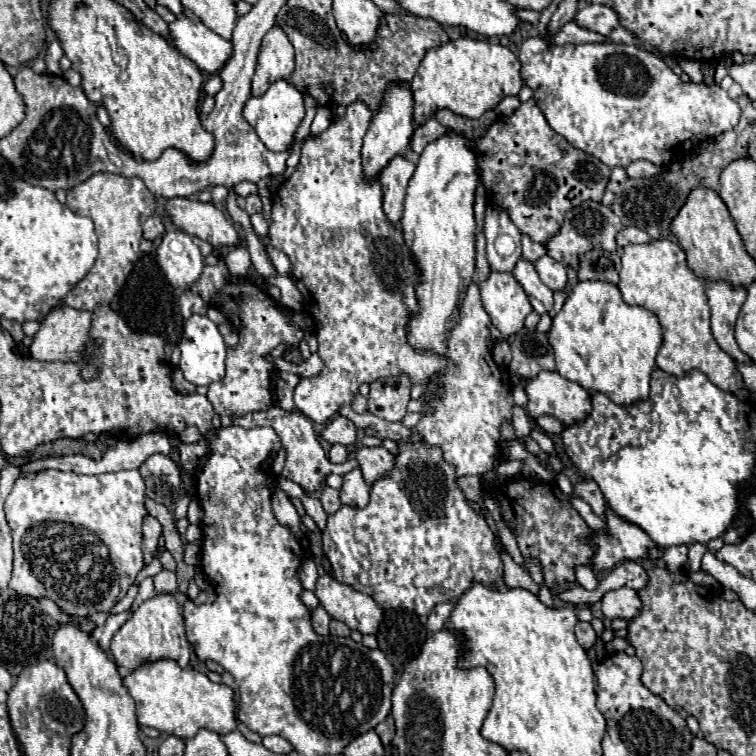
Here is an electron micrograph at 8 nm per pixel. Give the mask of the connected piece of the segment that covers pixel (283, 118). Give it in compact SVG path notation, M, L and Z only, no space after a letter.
M284 79L272 83L262 97L250 97L244 107L246 121L256 129L258 137L264 141L264 145L270 151L288 151L290 149L294 135L296 135L296 129L304 119L304 113L306 113L306 109L304 109L304 101L302 101L300 91Z

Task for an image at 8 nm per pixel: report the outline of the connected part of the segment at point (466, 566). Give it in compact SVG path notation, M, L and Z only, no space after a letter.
M414 433L412 441L400 443L400 455L396 455L392 473L372 485L368 507L356 509L342 505L328 517L322 539L324 553L340 583L370 595L382 609L408 609L416 615L430 615L436 603L456 601L472 583L498 583L502 577L502 561L494 545L492 529L468 505L456 485L454 467L444 461L438 447L430 447L420 435Z

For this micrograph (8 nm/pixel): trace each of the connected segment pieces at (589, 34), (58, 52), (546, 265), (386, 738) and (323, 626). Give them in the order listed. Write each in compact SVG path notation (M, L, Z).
M574 21L566 23L558 31L558 35L554 37L554 45L566 45L566 43L604 43L604 41L610 41L610 39L600 35L600 33L584 29L580 25L576 25Z
M52 41L52 43L48 45L48 51L46 51L46 63L48 63L48 71L50 71L52 75L62 75L60 67L58 67L58 61L60 61L62 55L64 55L64 51L62 51L60 43L58 43L58 41Z
M544 255L536 261L536 271L542 283L552 291L568 291L568 275L562 263L556 263L552 257Z
M388 715L382 723L376 725L374 731L380 735L380 739L382 739L384 745L390 745L390 741L392 741L392 737L394 737L394 719Z
M318 605L312 611L312 627L318 635L328 635L328 625L330 625L330 615L322 609L322 605Z

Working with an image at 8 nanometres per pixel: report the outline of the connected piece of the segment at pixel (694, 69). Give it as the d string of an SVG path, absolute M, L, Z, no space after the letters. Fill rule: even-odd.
M681 58L679 63L683 71L690 77L690 80L694 83L703 82L703 74L701 71L701 63L699 61L689 60ZM697 62L697 63L696 63Z

